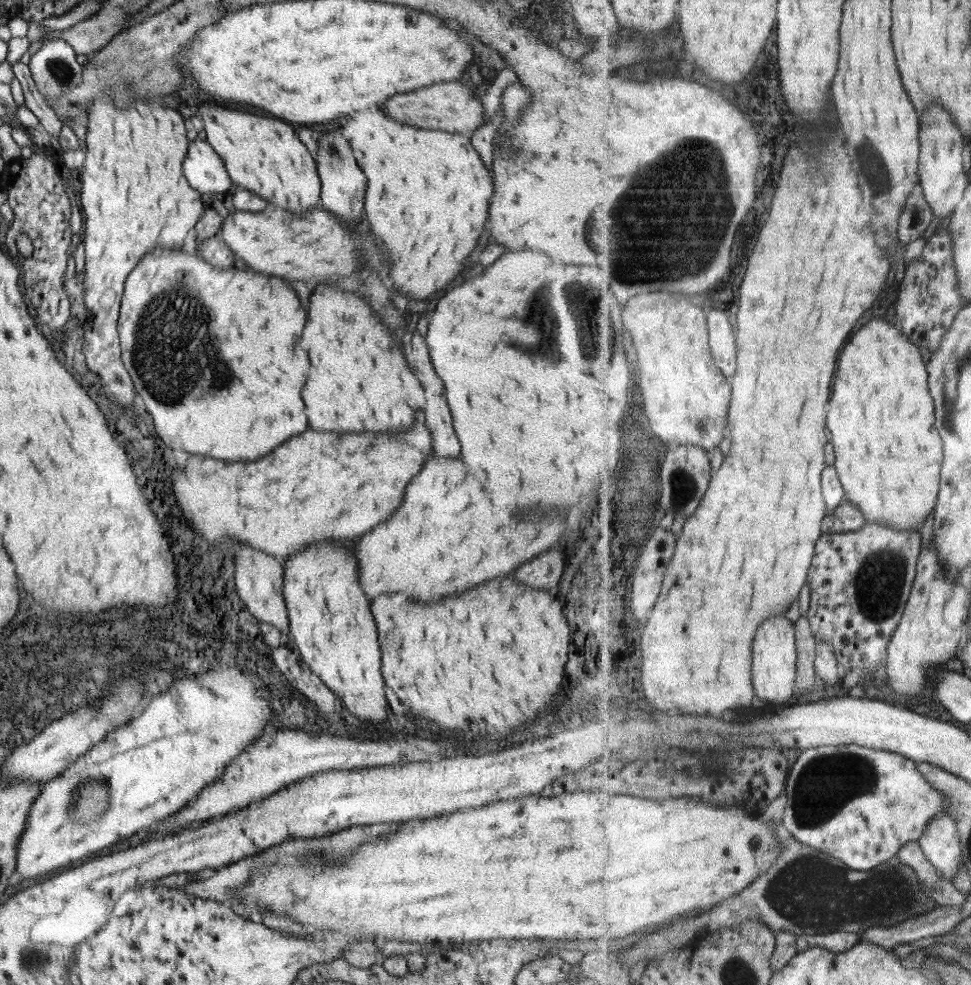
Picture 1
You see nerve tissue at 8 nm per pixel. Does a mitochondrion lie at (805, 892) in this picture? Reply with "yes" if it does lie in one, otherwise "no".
yes

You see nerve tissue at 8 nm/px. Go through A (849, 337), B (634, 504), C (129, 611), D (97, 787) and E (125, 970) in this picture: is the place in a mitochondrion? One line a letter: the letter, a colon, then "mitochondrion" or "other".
A: other
B: mitochondrion
C: other
D: mitochondrion
E: other

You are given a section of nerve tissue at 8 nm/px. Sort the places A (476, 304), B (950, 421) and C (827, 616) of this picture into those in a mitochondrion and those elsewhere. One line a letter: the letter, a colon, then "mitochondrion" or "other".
A: other
B: mitochondrion
C: other

